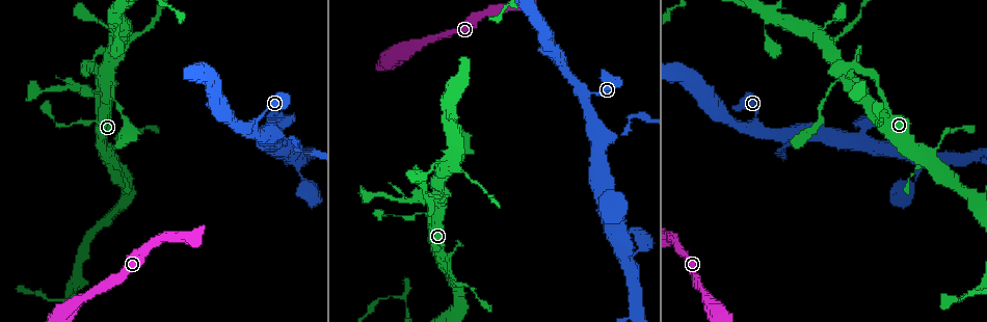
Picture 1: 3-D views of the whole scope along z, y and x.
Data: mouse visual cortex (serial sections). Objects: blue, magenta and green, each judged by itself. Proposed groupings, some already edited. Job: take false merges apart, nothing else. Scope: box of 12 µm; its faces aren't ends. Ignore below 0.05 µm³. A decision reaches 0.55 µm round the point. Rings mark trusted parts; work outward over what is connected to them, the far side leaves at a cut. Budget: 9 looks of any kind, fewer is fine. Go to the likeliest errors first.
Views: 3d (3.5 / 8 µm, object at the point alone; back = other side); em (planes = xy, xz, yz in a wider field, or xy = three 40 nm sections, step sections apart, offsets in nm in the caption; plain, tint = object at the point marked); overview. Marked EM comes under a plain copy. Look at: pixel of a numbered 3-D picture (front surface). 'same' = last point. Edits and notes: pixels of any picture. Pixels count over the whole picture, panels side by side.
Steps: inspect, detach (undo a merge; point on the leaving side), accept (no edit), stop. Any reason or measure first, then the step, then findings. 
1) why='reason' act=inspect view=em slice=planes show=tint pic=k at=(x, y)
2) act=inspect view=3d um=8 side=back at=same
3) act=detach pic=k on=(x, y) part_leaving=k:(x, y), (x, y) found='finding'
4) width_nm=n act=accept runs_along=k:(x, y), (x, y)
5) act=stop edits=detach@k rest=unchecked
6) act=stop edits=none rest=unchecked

why='thin neck' act=inspect view=3d um=8 pic=1 at=(68, 297)

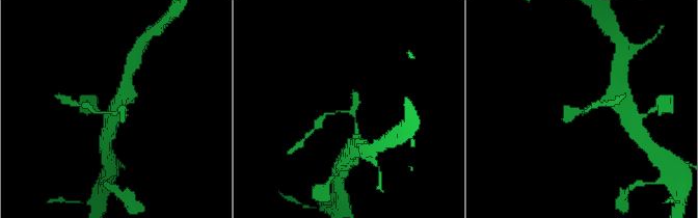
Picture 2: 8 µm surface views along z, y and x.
why='zoom in' act=inspect view=3d um=3.5 side=back pic=2 at=(351, 113)

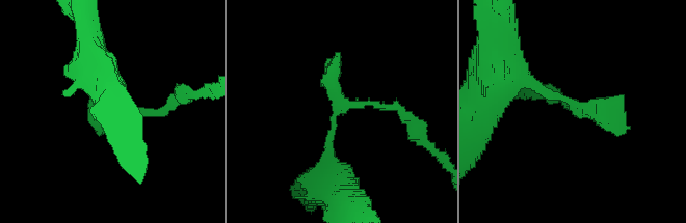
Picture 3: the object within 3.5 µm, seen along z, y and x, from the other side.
why='shape alone is not enough' act=inspect view=em slice=xy step=5 show=tint pic=3 at=(577, 105)

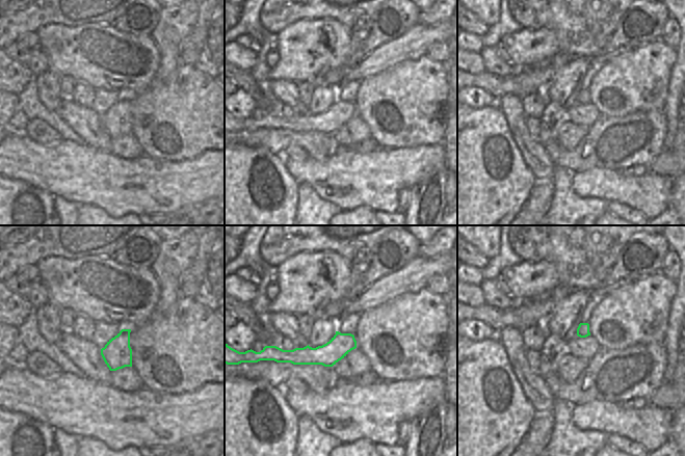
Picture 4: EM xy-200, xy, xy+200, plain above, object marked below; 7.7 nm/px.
act=accept found='one cell here'

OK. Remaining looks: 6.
why='side arm on a straight run' act=inspect view=3d um=3.5 pic=1 at=(585, 95)

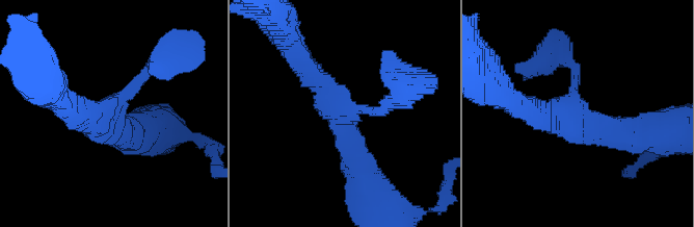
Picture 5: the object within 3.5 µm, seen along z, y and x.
arms=3 arm_widths_nm=150,350,450 act=inspect view=em slice=xy step=2 show=tint pic=5 at=(105, 112)

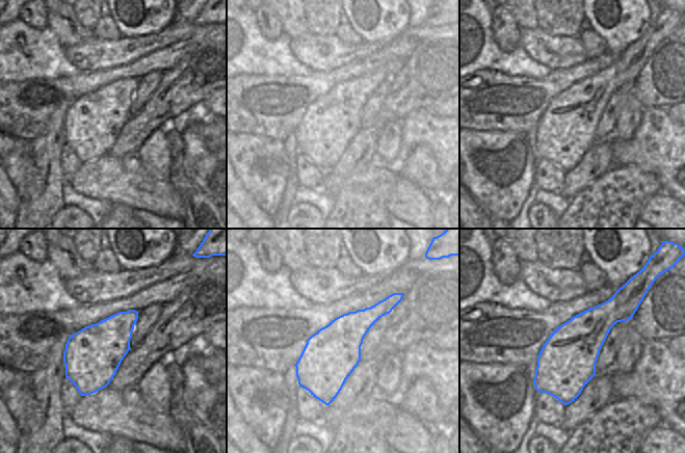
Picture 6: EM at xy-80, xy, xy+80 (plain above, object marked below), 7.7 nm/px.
width_nm=420 act=accept runs_along=5:(568, 64), (582, 118), (633, 134) found='one cell here'

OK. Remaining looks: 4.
act=inspect view=3d um=8 pic=1 at=(436, 201)

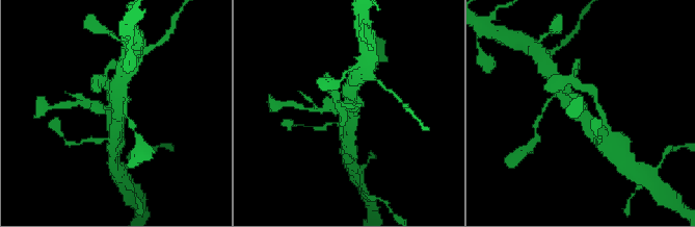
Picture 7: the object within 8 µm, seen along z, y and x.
why='zoom in' act=inspect view=3d um=3.5 pic=7 at=(117, 110)

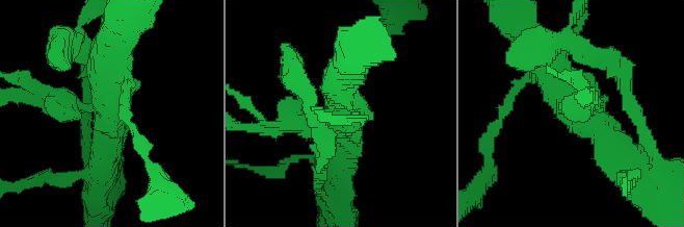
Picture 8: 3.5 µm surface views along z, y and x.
arms=3 arm_widths_nm=300,400,500 act=inspect view=em slice=xy step=3 show=tint pic=8 at=(109, 115)

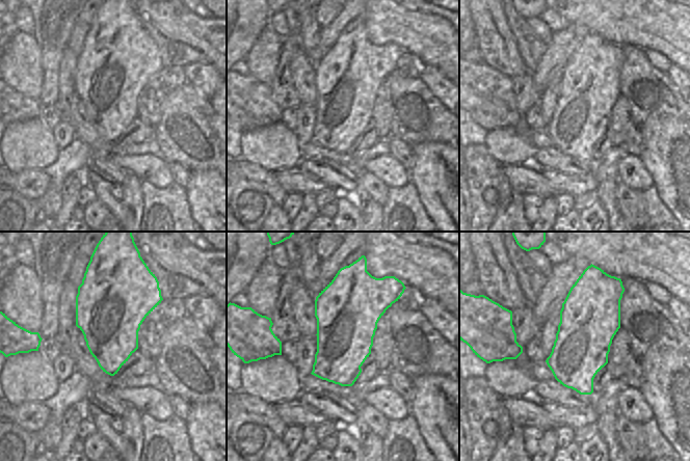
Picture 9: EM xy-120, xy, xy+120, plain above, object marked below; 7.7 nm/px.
width_nm=480 act=accept runs_along=8:(631, 168), (549, 69), (547, 59) found='one cell here'

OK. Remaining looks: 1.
act=stop edits=none rest=unchecked

